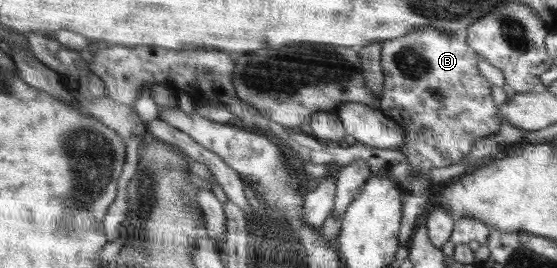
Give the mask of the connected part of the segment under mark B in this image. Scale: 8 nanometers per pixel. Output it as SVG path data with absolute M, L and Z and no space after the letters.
M424 27L396 40L382 44L381 67L384 77L377 108L405 130L405 140L398 150L411 166L414 176L434 167L456 164L483 138L498 132L502 126L498 117L498 102L492 98L492 84L479 71L480 56L468 45L466 31L453 33Z

